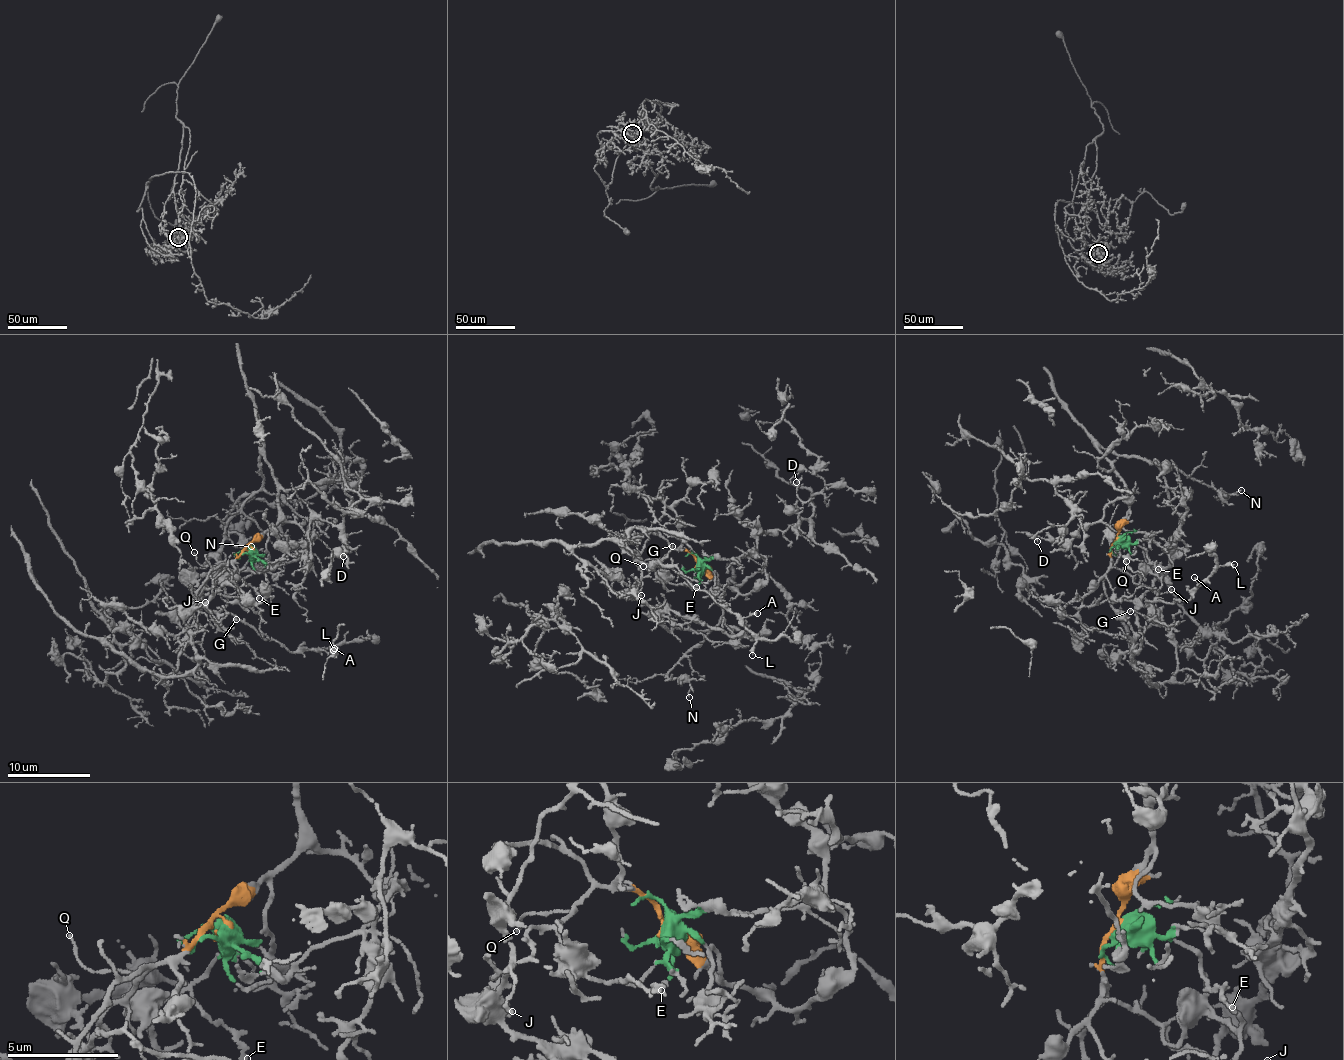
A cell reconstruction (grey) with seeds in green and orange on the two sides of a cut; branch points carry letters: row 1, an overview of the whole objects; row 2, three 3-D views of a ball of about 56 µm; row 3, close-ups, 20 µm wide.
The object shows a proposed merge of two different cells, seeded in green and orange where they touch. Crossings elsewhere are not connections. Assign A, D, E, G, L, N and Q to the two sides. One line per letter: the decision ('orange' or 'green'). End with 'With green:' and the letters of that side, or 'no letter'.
A: green
D: orange
E: green
G: green
L: green
N: orange
Q: orange
With green: A, E, G, L

